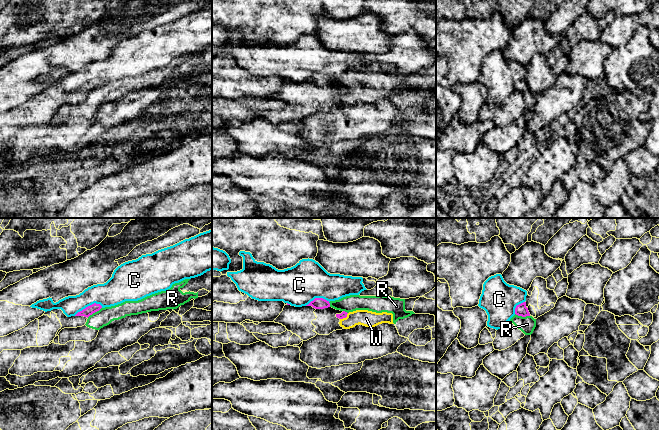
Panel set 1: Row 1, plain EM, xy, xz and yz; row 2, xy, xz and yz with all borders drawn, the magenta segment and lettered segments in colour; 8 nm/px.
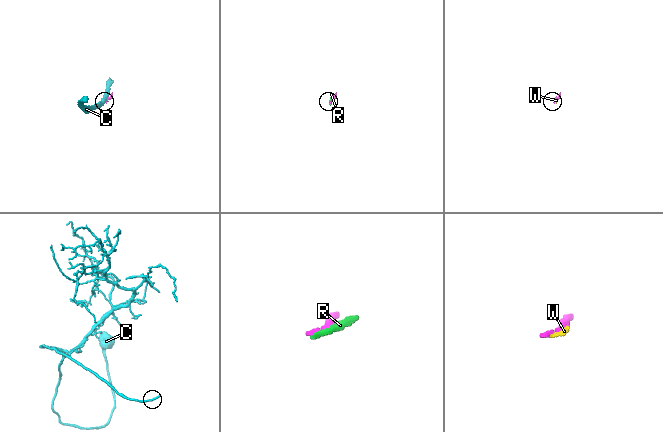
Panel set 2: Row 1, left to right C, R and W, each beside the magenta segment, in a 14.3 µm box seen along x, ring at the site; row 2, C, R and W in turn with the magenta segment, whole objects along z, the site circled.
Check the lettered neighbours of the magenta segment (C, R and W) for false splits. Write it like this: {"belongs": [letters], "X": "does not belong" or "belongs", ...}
{"belongs": [], "C": "does not belong", "R": "does not belong", "W": "does not belong"}

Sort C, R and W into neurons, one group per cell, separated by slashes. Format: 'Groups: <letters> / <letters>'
Groups: C / R W

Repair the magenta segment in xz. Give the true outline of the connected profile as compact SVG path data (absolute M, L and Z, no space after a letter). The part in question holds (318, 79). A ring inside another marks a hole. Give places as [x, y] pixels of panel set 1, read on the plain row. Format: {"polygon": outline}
{"polygon": "M315 74L308 81L302 83L286 80L280 91L274 96L282 100L286 107L281 110L253 111L260 117L273 124L294 122L301 123L317 110L329 111L333 107L342 106L339 98L347 93L347 88L332 84L329 77Z"}

